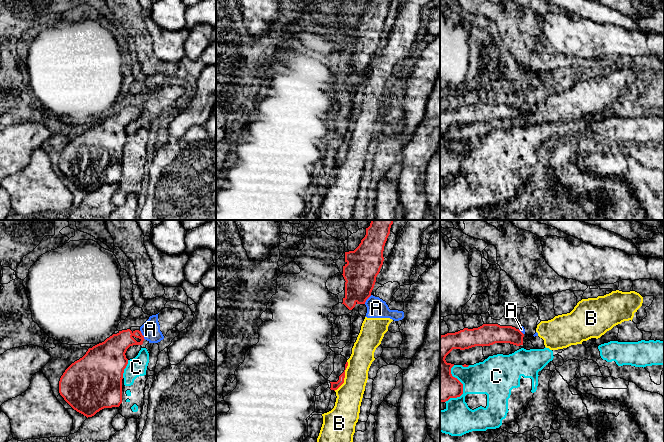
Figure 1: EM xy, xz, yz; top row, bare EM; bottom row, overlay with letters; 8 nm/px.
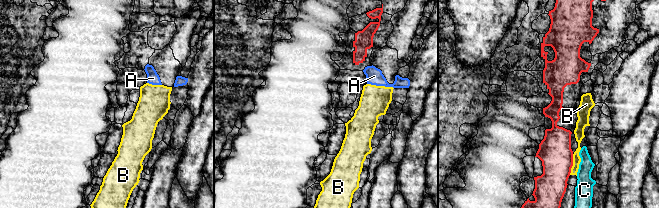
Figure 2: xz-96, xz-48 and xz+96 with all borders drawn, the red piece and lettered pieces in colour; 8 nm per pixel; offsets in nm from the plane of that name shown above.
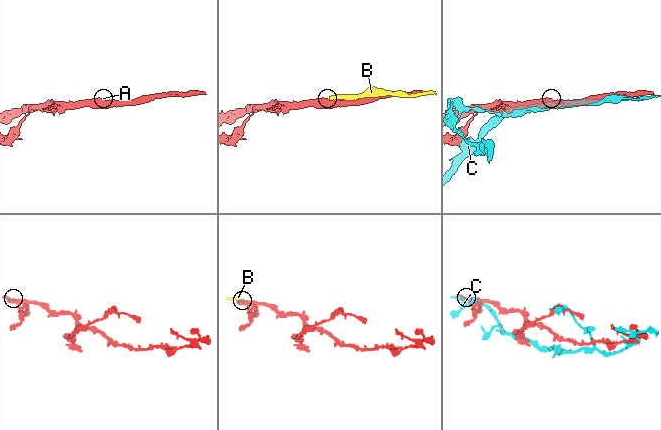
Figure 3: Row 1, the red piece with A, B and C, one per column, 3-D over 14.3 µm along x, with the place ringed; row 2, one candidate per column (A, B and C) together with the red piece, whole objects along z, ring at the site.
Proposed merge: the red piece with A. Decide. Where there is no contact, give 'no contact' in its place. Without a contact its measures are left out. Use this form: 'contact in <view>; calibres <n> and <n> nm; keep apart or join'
contact in xy; calibres 190 and 150 nm; keep apart

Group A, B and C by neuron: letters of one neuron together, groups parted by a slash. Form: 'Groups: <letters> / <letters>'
Groups: A B / C

